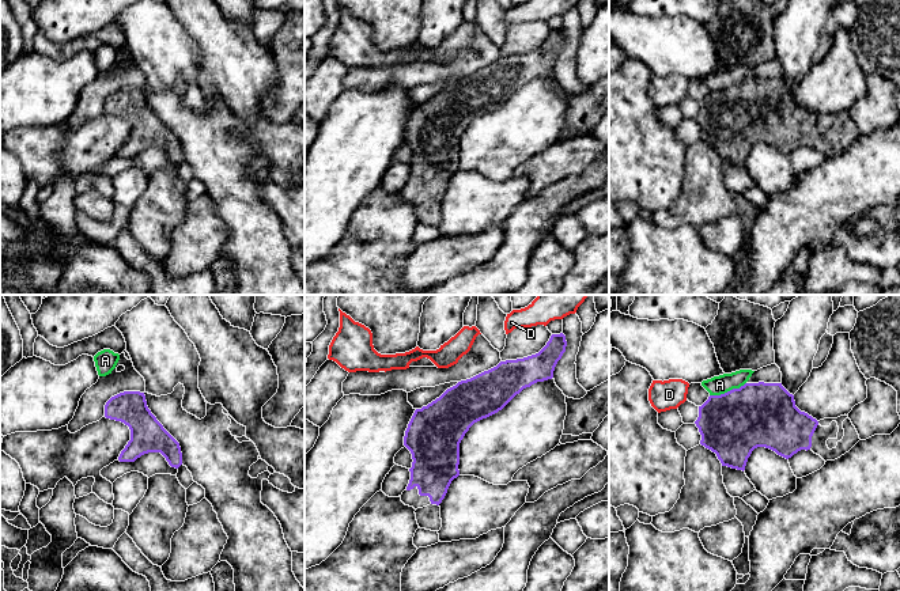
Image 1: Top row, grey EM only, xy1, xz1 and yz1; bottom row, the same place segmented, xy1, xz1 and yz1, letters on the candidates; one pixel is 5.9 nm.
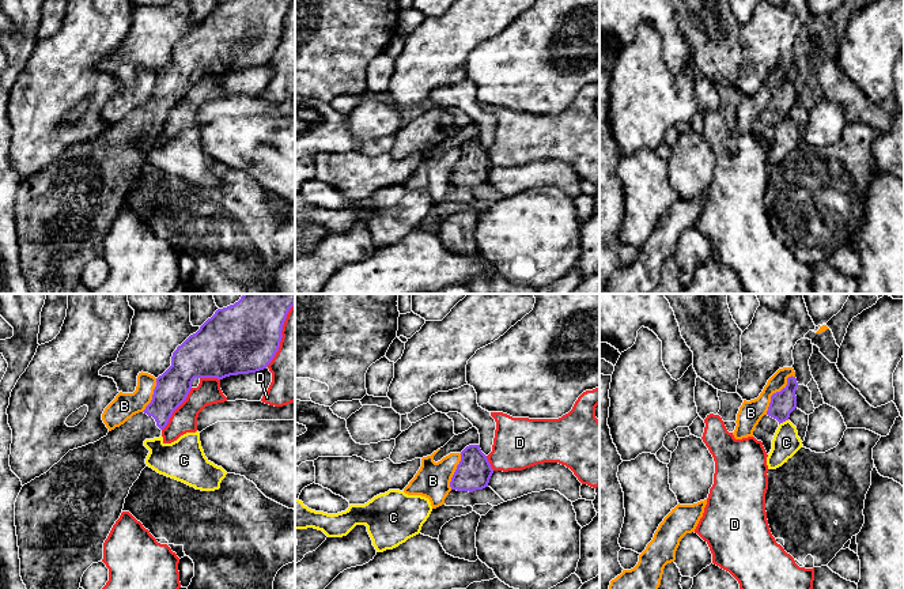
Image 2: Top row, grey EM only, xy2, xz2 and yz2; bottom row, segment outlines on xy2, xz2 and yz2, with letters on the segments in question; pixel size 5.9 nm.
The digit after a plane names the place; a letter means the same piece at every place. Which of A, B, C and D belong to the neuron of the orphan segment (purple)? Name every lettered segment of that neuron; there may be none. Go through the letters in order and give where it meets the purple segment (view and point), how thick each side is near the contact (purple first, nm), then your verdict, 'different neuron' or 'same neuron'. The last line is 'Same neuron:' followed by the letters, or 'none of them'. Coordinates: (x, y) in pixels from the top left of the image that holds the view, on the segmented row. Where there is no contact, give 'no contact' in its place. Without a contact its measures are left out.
A: contact yz1 (728, 391); calibres 380 and 110 nm; different neuron
B: contact yz2 (776, 392); calibres 150 and 140 nm; different neuron
C: contact yz2 (783, 421); calibres 150 and 160 nm; different neuron
D: contact xy2 (176, 408); calibres 200 and 160 nm; different neuron
Same neuron: none of them

